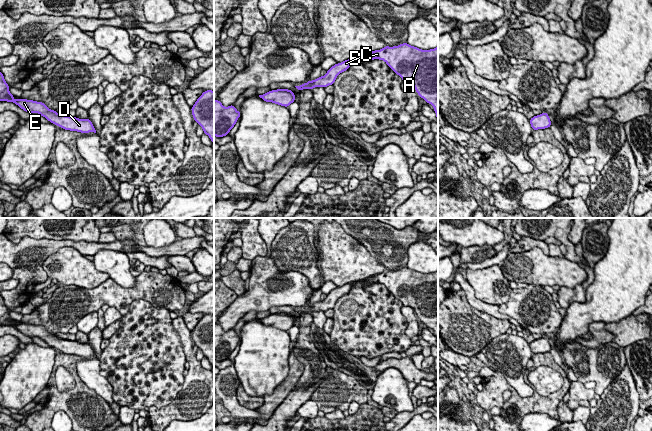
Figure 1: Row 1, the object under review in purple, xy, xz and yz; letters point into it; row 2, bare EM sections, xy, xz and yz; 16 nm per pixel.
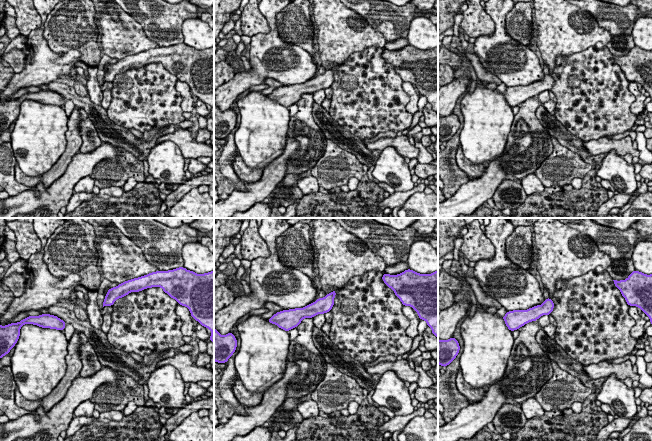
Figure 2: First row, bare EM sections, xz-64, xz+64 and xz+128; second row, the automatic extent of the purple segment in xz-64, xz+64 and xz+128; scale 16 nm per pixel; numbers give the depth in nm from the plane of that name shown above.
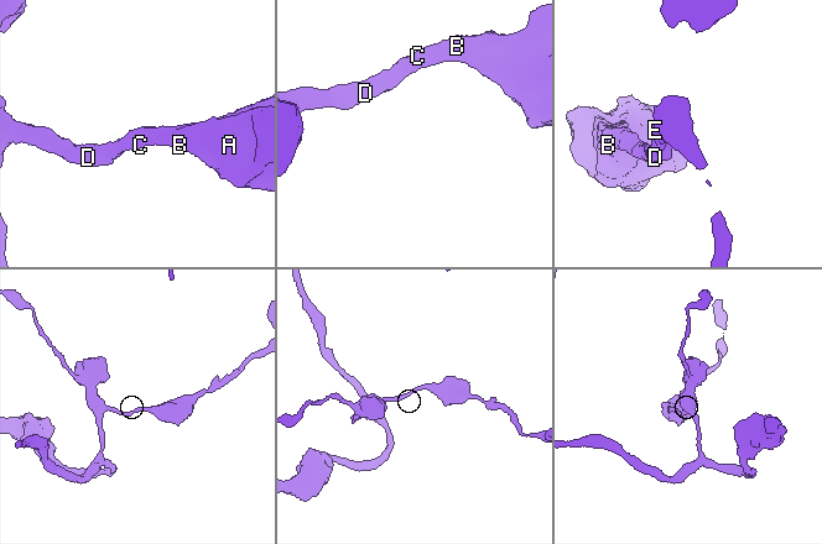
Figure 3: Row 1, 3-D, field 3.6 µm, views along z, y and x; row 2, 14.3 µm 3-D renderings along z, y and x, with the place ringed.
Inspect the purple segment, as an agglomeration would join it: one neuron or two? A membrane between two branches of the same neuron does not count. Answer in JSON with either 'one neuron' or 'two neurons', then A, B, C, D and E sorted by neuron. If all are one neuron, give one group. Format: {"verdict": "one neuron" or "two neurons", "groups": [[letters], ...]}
{"verdict": "one neuron", "groups": [["A", "B", "C", "D", "E"]]}

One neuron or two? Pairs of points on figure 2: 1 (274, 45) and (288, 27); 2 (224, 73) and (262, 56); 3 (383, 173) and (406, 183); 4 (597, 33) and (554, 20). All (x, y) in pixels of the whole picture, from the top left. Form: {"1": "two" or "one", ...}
{"1": "two", "2": "two", "3": "one", "4": "one"}

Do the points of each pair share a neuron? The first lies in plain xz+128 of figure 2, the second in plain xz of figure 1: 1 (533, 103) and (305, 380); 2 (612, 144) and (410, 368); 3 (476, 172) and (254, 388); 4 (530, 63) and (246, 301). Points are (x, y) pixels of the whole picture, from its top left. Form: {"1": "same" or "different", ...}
{"1": "same", "2": "same", "3": "different", "4": "same"}

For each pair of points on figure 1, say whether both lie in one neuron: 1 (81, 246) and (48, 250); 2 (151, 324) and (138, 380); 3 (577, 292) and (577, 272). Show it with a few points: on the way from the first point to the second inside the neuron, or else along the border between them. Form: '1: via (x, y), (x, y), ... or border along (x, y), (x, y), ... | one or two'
1: via (73, 244), (56, 244) | one
2: via (146, 338), (144, 366) | one
3: border along (581, 283), (573, 287), (560, 287) | two

